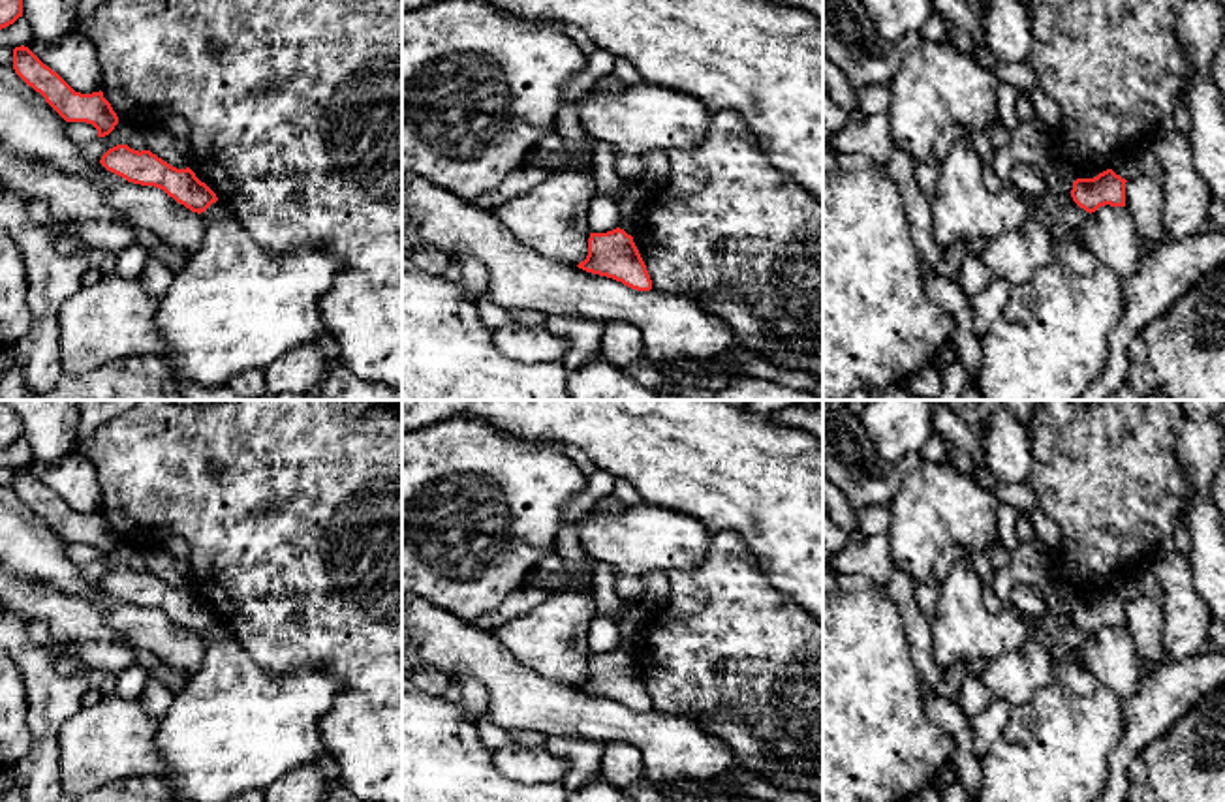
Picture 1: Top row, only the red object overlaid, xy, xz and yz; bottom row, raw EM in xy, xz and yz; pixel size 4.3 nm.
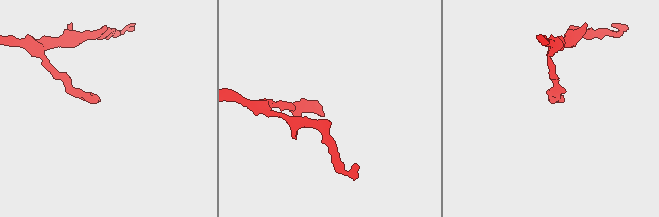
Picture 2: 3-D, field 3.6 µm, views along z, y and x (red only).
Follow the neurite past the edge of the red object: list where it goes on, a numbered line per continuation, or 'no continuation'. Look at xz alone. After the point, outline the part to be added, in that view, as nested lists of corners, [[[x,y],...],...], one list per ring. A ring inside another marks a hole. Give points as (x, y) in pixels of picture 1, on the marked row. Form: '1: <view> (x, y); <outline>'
no continuation

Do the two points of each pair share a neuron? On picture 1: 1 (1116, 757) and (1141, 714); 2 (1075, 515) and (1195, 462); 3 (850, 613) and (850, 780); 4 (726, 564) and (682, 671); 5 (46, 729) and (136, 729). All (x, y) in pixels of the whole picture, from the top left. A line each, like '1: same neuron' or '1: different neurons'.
1: same neuron
2: different neurons
3: same neuron
4: same neuron
5: different neurons

